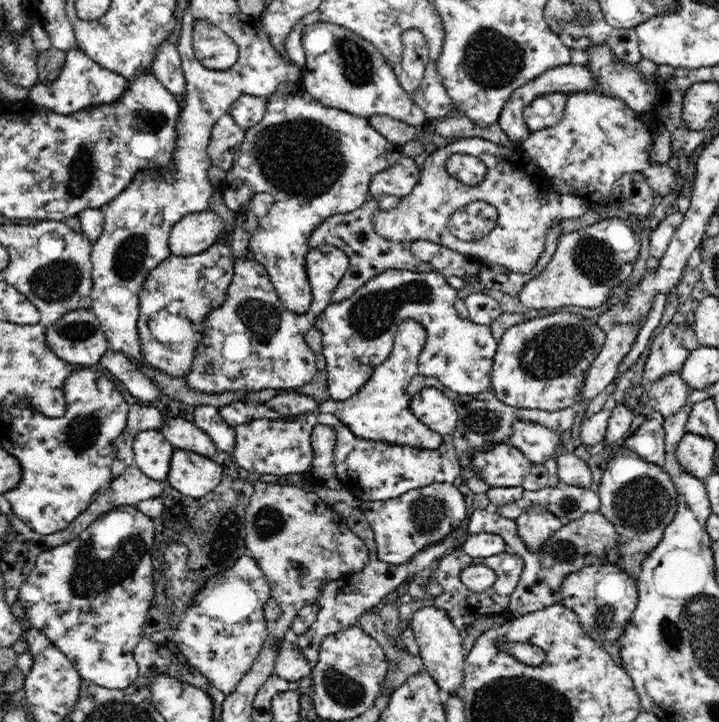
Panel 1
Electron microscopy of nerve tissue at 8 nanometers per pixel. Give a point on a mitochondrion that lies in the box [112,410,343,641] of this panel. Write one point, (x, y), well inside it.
(269, 523)

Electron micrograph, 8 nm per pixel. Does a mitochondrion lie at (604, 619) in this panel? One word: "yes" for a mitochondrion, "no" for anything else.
yes

